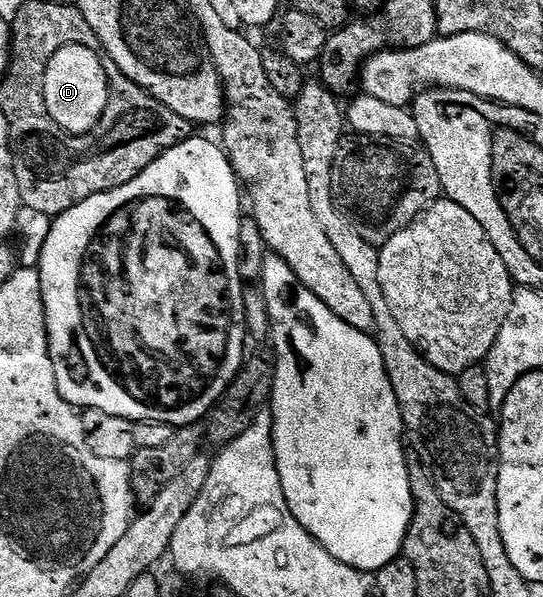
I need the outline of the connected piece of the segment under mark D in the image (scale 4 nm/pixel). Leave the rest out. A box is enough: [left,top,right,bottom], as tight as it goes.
[43,45,110,137]

